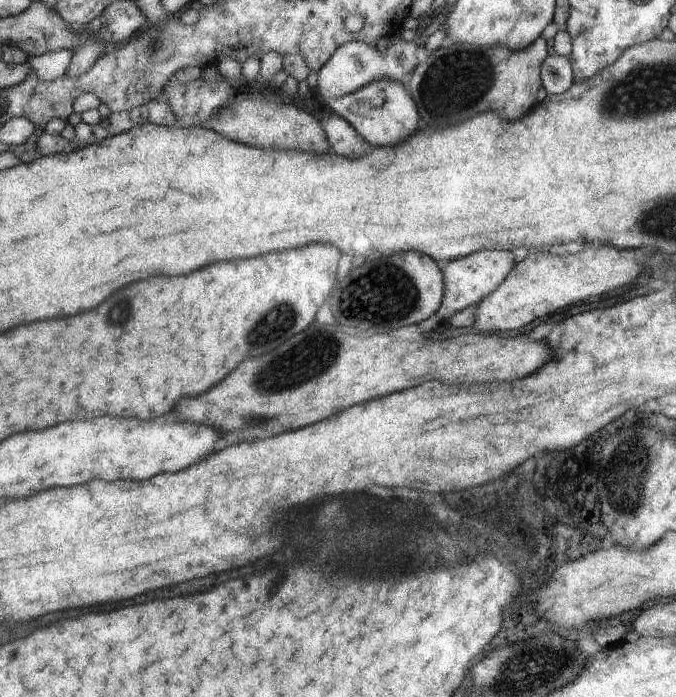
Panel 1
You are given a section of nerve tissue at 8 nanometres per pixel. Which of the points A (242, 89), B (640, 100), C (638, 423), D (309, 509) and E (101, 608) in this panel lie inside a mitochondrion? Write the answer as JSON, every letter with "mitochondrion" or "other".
{"A":"other","B":"mitochondrion","C":"other","D":"other","E":"other"}

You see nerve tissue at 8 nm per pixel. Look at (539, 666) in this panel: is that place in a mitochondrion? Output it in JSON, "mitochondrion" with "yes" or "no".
{"mitochondrion":"yes"}

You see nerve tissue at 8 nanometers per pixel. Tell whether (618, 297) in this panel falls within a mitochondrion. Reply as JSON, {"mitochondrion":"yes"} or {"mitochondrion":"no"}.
{"mitochondrion":"no"}

